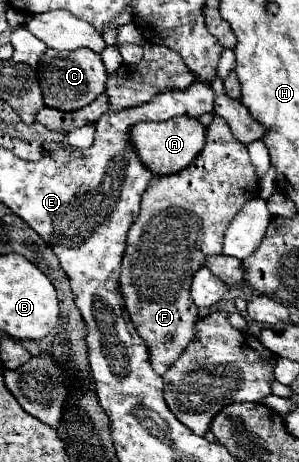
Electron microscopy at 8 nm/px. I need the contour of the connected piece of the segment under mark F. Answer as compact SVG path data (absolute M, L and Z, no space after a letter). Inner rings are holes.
M221 116L213 118L213 122L207 128L205 148L185 170L171 174L169 178L155 176L149 182L149 188L141 198L141 212L127 234L127 248L123 254L123 270L119 284L131 322L135 324L137 334L147 344L151 368L157 374L165 374L173 366L173 362L183 354L189 342L197 338L197 322L201 318L199 318L199 308L193 306L191 300L193 274L205 266L205 258L221 254L227 226L243 208L243 204L257 196L259 196L259 184L255 180L255 170L249 160L247 146L243 146L231 136L231 130Z

